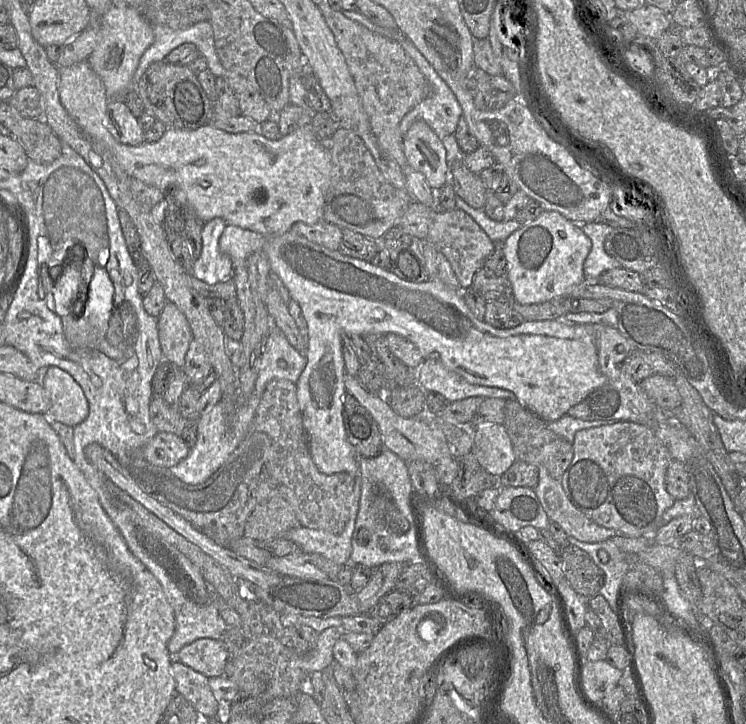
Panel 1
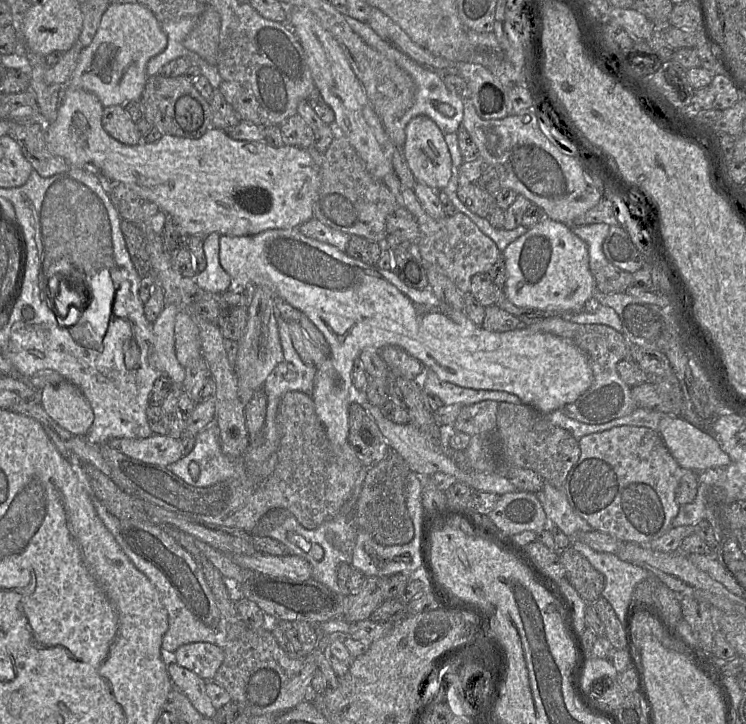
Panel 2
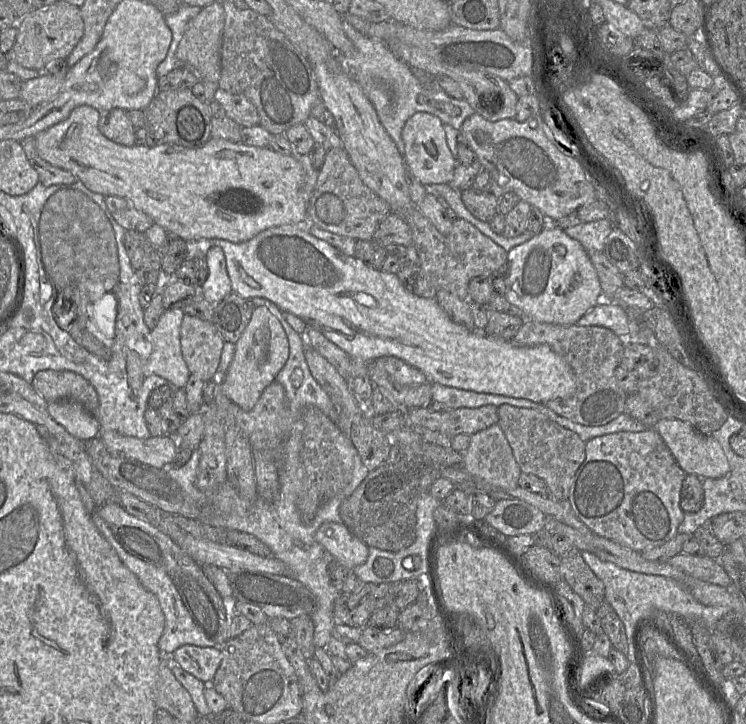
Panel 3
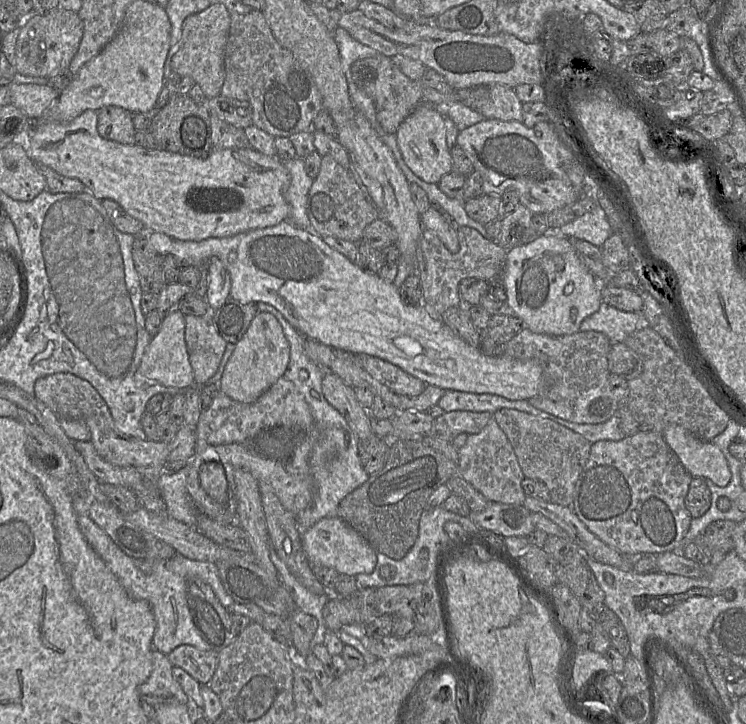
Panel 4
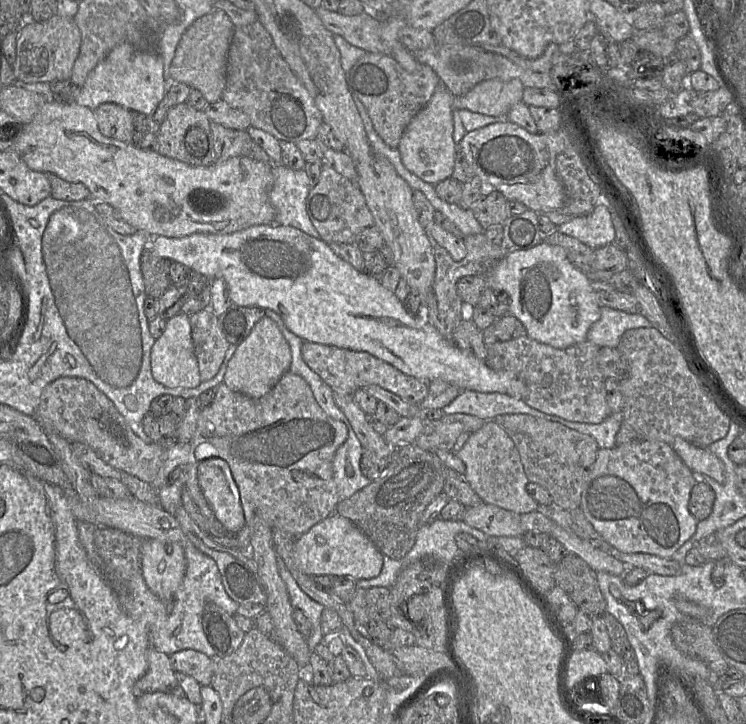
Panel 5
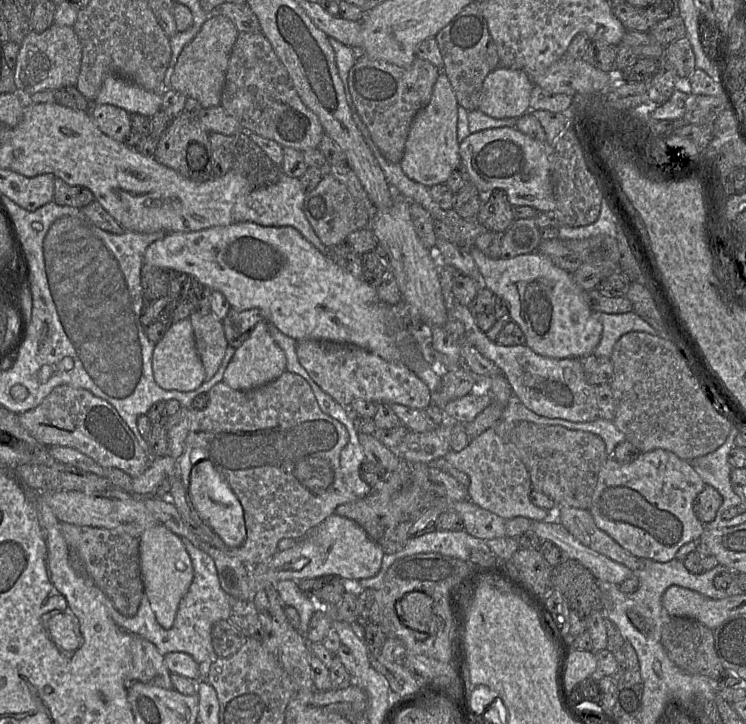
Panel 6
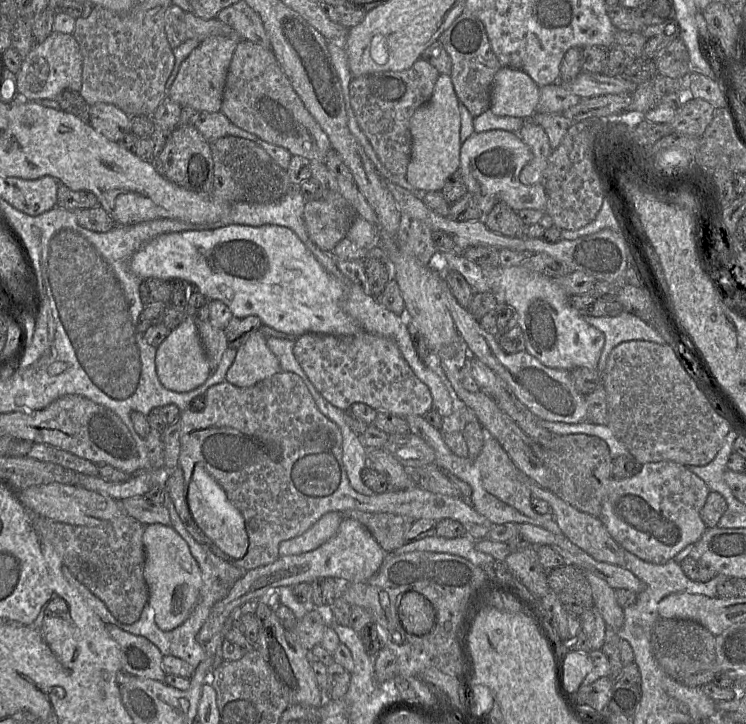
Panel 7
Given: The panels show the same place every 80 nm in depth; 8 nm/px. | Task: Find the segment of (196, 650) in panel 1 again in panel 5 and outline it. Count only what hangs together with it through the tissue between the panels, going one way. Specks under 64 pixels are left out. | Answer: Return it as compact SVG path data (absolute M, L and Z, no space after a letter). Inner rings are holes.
M184 649L169 655L174 671L194 678L201 686L209 686L215 668L215 660L193 649Z

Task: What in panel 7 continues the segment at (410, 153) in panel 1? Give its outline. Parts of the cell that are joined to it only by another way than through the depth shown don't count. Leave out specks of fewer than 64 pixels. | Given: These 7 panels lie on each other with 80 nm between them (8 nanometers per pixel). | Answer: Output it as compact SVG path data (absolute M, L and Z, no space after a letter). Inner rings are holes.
M440 74L430 100L418 108L410 119L412 153L405 177L416 190L441 191L447 179L459 170L460 129L459 100L452 80L450 76Z

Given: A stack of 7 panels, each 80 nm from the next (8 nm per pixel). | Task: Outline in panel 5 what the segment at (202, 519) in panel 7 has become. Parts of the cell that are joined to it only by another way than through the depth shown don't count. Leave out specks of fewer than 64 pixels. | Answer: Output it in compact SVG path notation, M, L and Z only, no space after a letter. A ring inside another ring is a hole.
M209 458L197 469L201 491L216 519L229 533L238 533L245 525L240 494L226 461Z

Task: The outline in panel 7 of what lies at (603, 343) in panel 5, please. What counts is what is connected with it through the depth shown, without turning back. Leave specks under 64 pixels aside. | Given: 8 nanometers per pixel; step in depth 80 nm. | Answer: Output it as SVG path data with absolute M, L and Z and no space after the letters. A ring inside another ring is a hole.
M622 311L619 315L613 317L583 317L588 324L599 329L605 336L604 346L597 364L597 369L600 372L605 370L607 359L612 349L622 342L646 340L658 344L666 343L653 327L627 311Z

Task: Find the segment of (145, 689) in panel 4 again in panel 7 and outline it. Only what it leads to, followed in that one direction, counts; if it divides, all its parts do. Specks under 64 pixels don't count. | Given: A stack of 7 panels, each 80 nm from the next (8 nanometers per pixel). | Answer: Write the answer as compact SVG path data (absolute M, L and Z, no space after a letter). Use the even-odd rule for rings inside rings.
M106 624L106 629L120 650L121 665L116 674L119 685L132 678L164 682L166 674L162 669L163 655L150 640L124 631L114 624Z

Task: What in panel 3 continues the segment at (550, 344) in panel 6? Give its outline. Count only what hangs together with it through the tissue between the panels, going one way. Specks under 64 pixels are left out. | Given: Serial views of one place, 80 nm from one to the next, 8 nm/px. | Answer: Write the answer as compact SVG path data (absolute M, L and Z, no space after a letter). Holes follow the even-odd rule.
M545 216L545 227L528 241L507 253L506 299L523 310L528 319L557 325L573 325L596 306L602 294L597 272L584 249L564 229L549 226L552 218Z

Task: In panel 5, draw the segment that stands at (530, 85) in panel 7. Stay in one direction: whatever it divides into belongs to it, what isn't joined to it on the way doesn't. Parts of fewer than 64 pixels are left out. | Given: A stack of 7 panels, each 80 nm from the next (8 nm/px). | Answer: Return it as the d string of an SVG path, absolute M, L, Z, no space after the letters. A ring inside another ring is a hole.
M490 79L474 86L468 93L454 98L453 109L467 109L475 113L493 117L506 117L510 109L522 101L524 86L518 79L502 81Z

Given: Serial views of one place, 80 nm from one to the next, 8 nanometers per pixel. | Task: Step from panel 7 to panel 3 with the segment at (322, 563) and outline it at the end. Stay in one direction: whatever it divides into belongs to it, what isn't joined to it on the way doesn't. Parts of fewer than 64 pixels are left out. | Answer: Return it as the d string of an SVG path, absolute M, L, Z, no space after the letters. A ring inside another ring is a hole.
M344 523L322 524L316 532L315 539L337 562L349 570L367 560L369 547L354 536Z

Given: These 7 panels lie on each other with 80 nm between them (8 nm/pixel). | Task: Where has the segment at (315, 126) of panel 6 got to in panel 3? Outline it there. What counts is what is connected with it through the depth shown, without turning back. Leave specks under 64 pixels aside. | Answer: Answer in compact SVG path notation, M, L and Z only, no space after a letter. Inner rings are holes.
M228 1L221 2L225 25L221 46L221 76L218 85L232 94L245 96L257 109L259 125L270 134L284 134L296 124L304 124L313 105L320 99L311 64L303 53L280 32L269 17L250 8L240 10Z

